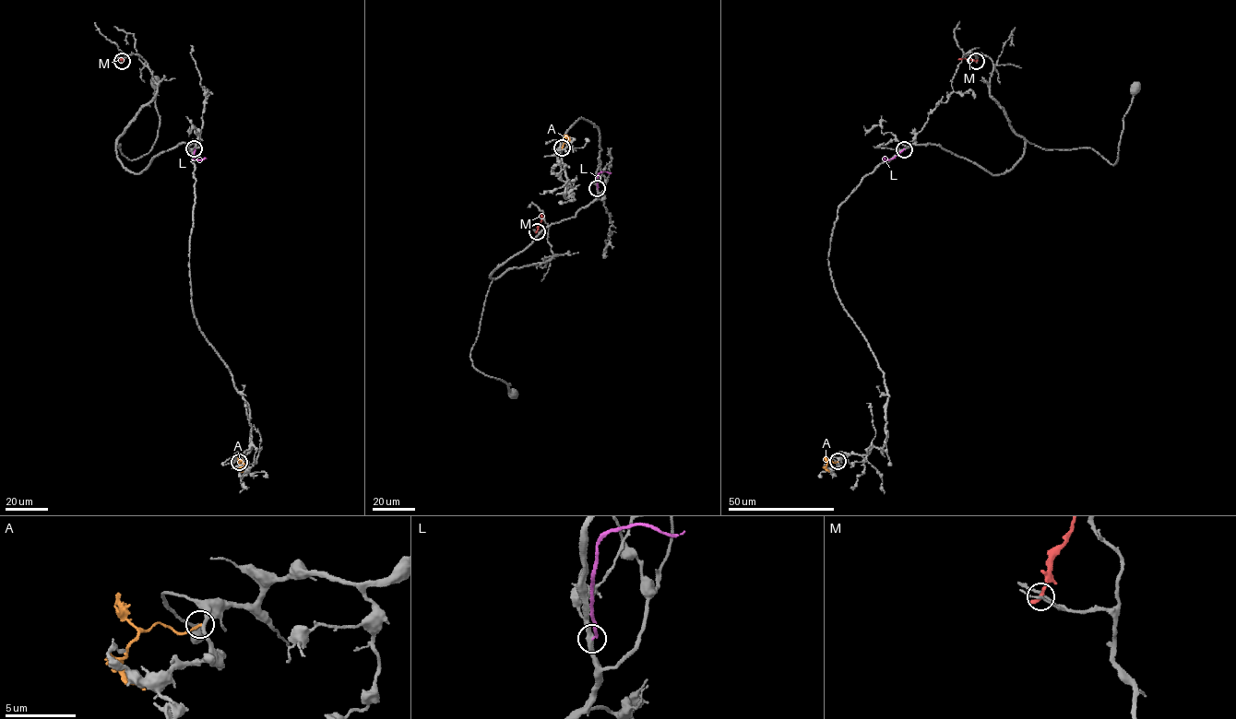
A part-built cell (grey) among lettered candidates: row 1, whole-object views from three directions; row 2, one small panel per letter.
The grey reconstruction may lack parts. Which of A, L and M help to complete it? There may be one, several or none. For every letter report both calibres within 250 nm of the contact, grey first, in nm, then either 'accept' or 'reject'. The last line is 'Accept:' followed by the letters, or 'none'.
A: 260/160 nm | reject
L: 320/200 nm | reject
M: 100/320 nm | reject
Accept: none

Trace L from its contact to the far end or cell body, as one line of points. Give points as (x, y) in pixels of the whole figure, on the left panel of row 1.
L: (195, 148), (195, 159), (206, 159)

